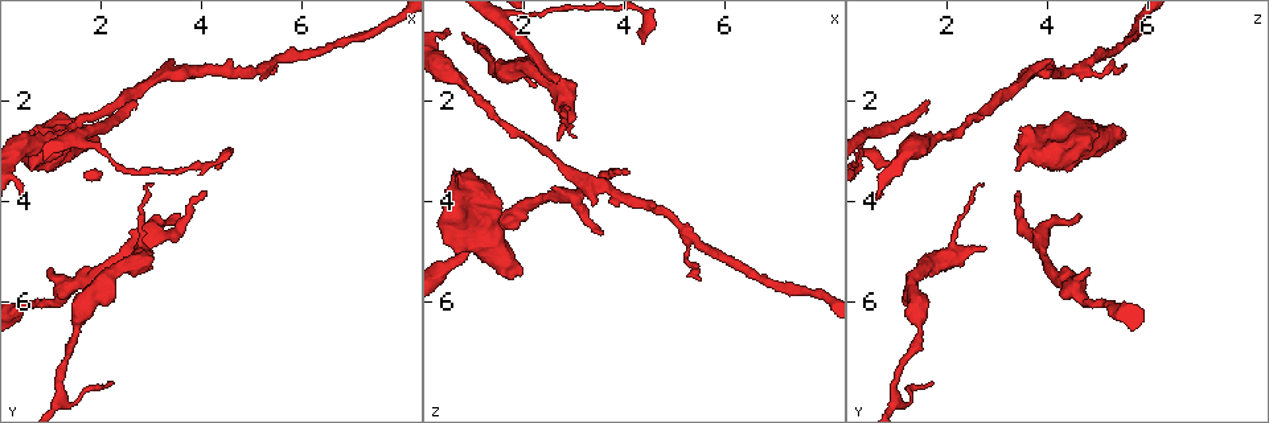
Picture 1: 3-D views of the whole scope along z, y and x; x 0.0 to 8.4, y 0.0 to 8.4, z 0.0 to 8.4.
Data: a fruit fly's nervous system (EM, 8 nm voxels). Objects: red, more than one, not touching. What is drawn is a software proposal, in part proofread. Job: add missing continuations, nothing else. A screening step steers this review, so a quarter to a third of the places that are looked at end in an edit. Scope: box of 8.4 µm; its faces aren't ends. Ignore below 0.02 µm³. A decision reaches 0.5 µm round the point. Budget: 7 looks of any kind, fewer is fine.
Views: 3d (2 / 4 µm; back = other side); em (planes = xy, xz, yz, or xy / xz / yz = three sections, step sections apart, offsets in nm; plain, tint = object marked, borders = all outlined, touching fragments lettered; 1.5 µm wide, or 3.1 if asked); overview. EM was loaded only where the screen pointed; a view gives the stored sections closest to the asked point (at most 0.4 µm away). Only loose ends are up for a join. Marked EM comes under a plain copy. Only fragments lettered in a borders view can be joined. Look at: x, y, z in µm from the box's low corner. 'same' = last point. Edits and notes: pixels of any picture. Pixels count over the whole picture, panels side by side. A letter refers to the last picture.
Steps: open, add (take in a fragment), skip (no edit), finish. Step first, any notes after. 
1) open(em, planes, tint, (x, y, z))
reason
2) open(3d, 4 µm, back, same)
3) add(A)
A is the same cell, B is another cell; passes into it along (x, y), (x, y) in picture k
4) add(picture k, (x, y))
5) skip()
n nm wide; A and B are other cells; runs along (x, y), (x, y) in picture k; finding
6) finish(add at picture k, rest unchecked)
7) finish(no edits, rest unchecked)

open(em, xy, step 4, borders, (0.65, 2.50, 3.50))
branch stops here

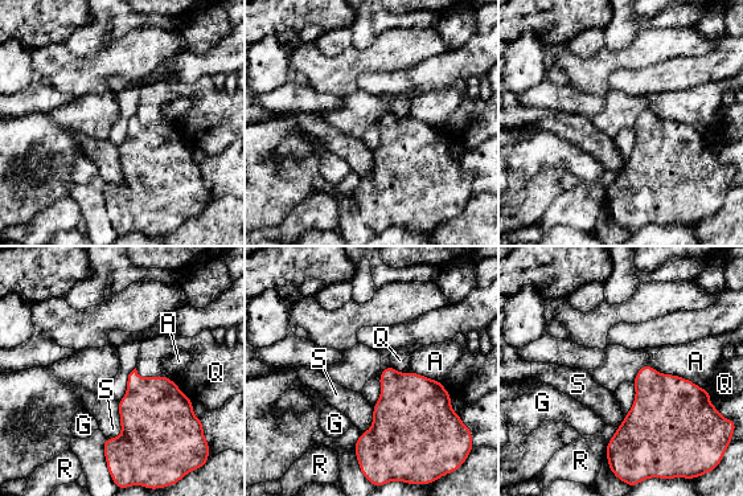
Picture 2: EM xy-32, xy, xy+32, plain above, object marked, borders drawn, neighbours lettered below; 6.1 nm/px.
skip()
A, G, Q, R and S are other cells; border along (135, 368), (195, 401) in picture 2; none of them fits

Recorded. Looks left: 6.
open(em, planes, borders, (1.95, 2.75, 5.50))
an open end

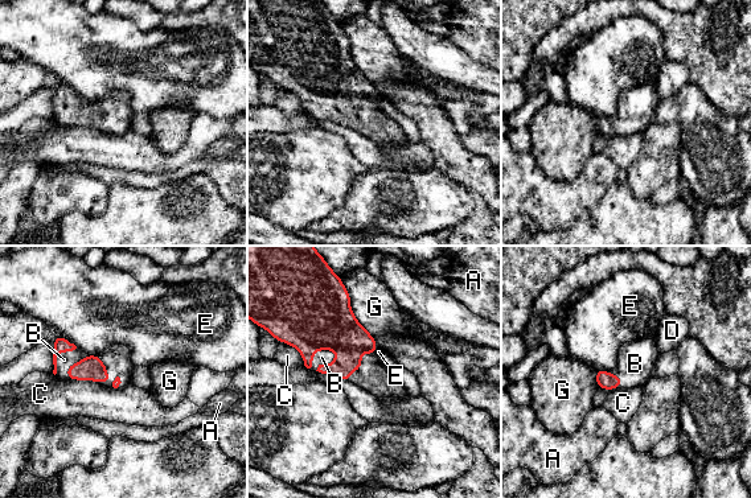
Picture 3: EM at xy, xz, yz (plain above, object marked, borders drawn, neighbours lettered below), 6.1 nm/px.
add(B)
B is the same cell, A, C, D, E and G are other cells; passes into it along (311, 311), (321, 349), (321, 357) in picture 3; the neuron continues

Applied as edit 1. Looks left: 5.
open(overview)
redraw

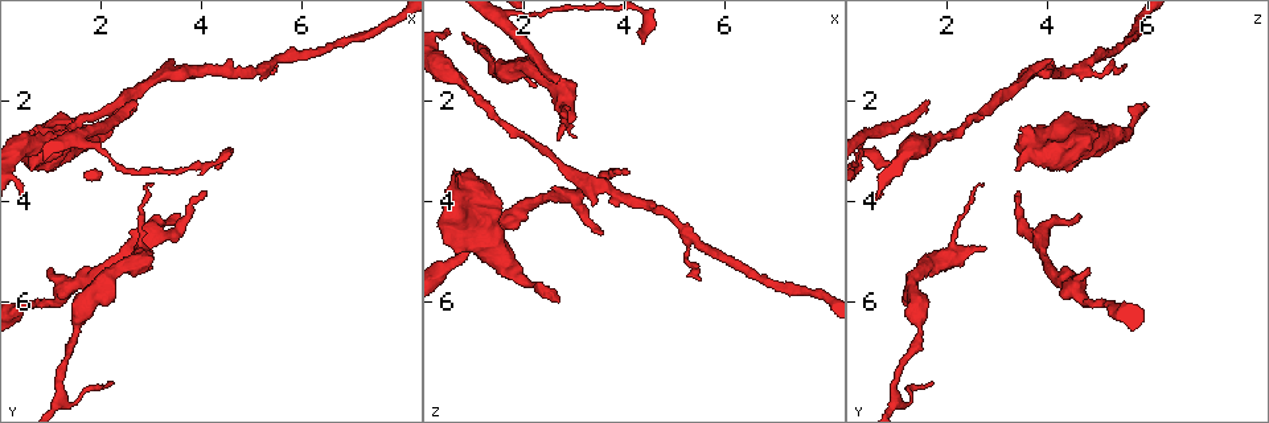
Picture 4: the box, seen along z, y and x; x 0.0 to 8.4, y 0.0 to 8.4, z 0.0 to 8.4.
open(3d, 4 µm, (2.65, 2.05, 1.60))
free end

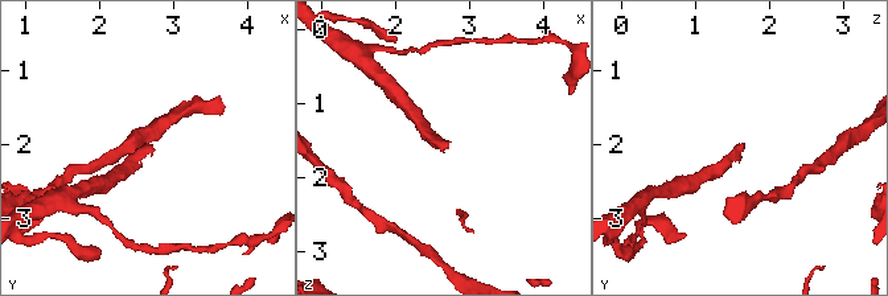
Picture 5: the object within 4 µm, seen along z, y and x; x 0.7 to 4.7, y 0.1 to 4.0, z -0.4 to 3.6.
open(em, xz, step 4, borders, (2.65, 2.00, 1.60))
now the EM

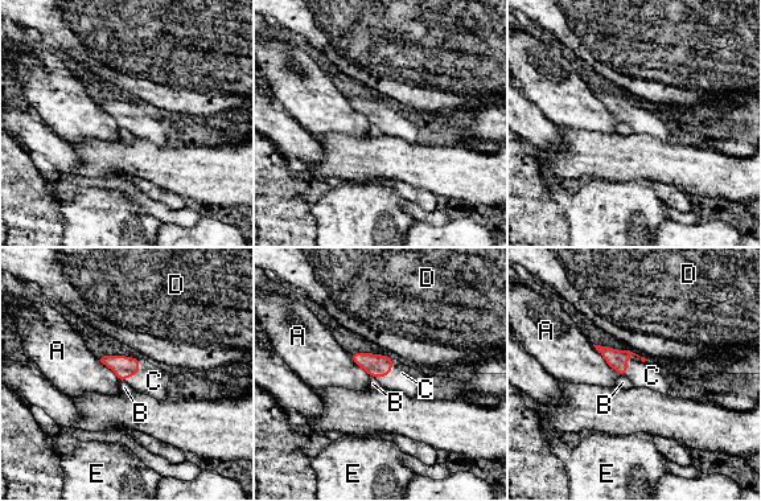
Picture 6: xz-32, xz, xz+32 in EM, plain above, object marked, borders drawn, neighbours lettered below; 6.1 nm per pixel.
add(C)
C is the same cell, A, B, D and E are other cells; the neuron continues

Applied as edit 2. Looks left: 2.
finish(add at picture 3, add at picture 6, rest unchecked)

